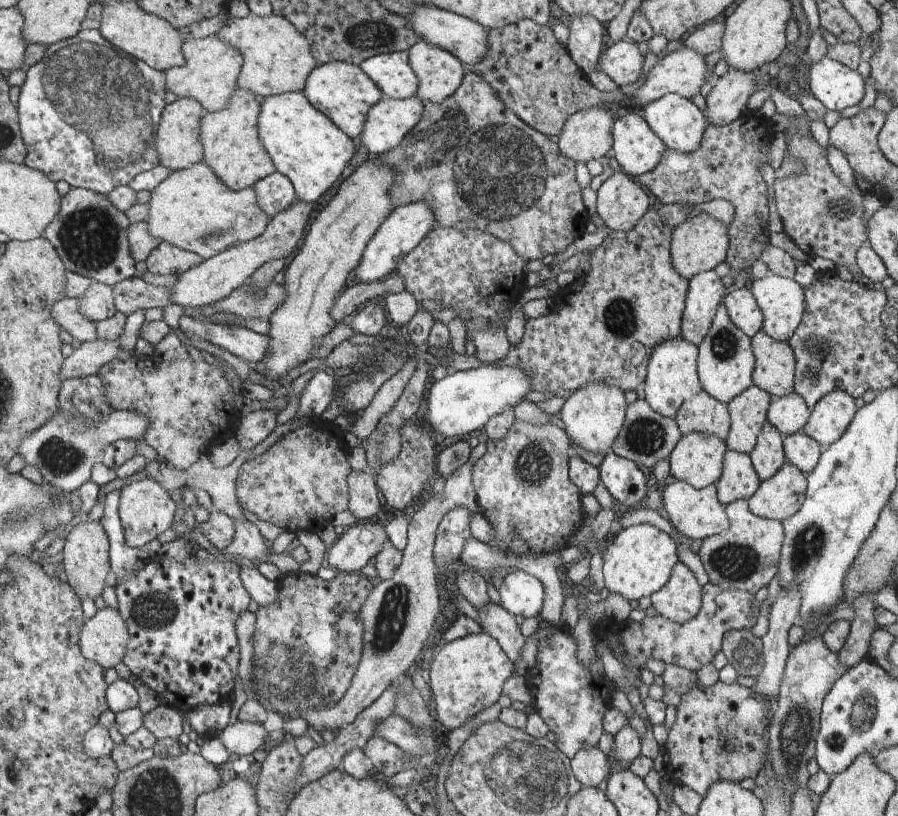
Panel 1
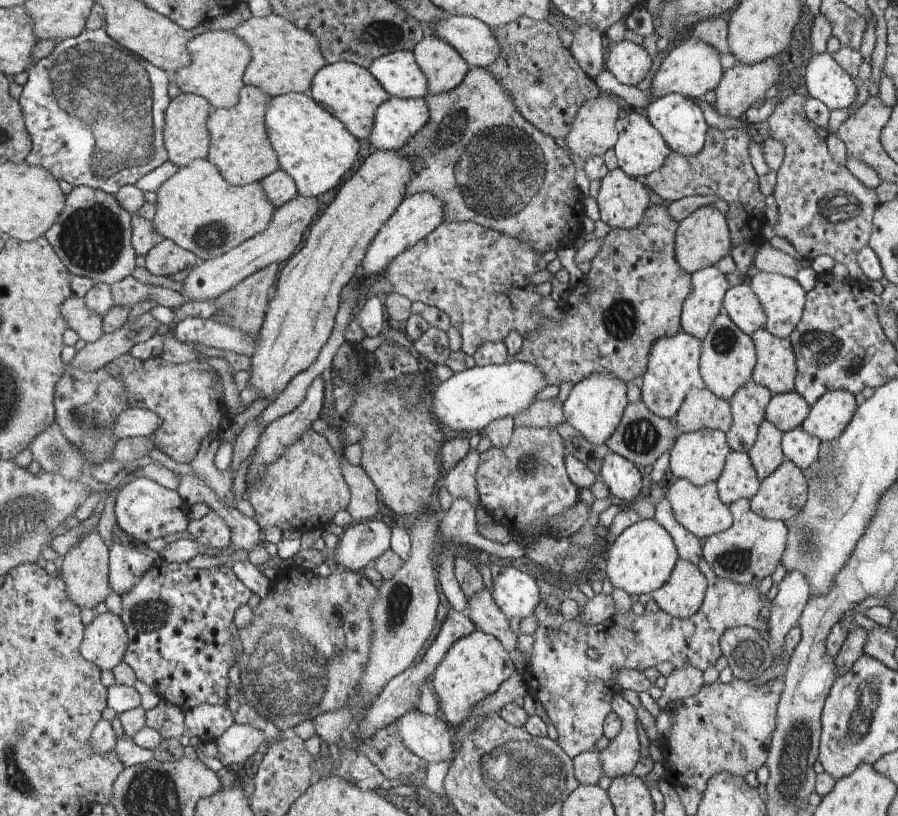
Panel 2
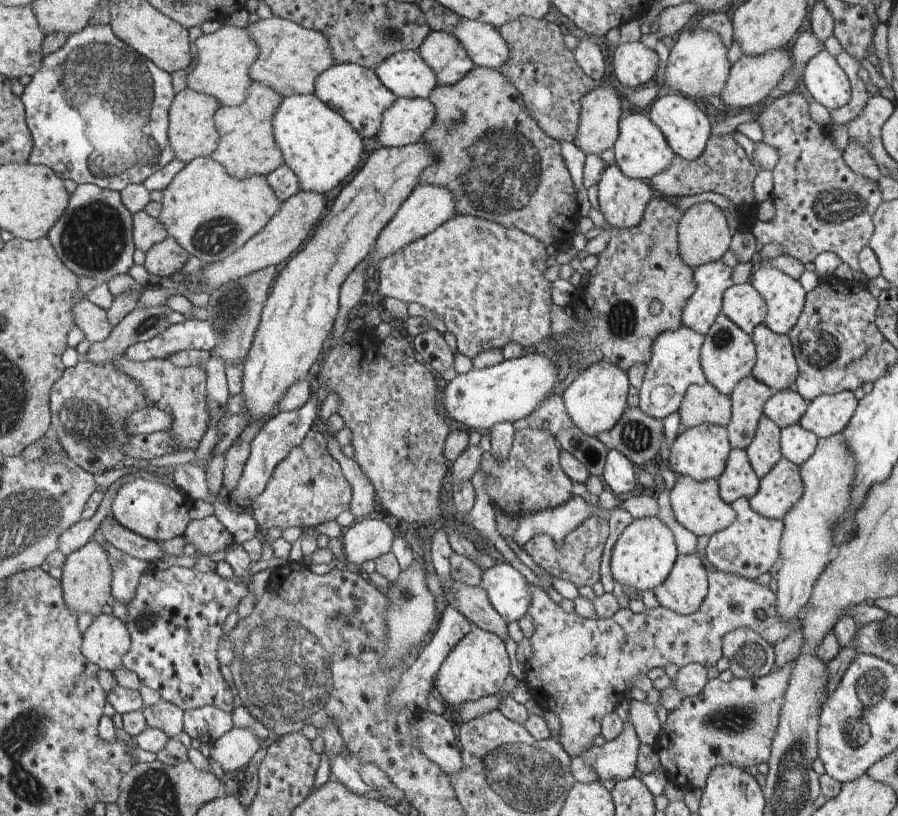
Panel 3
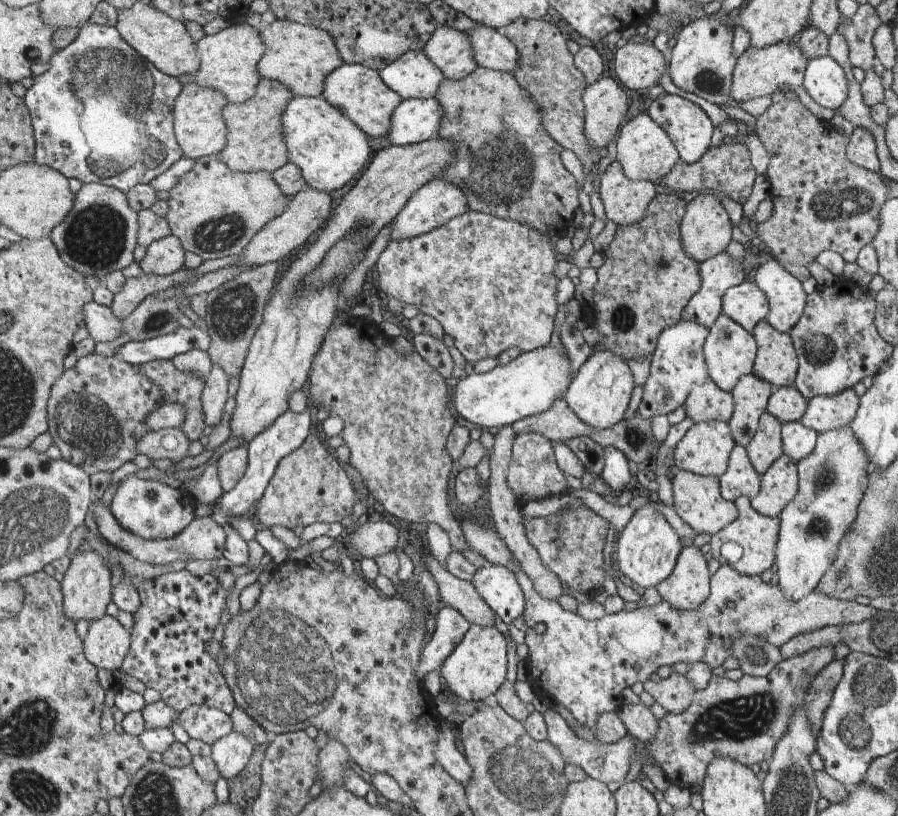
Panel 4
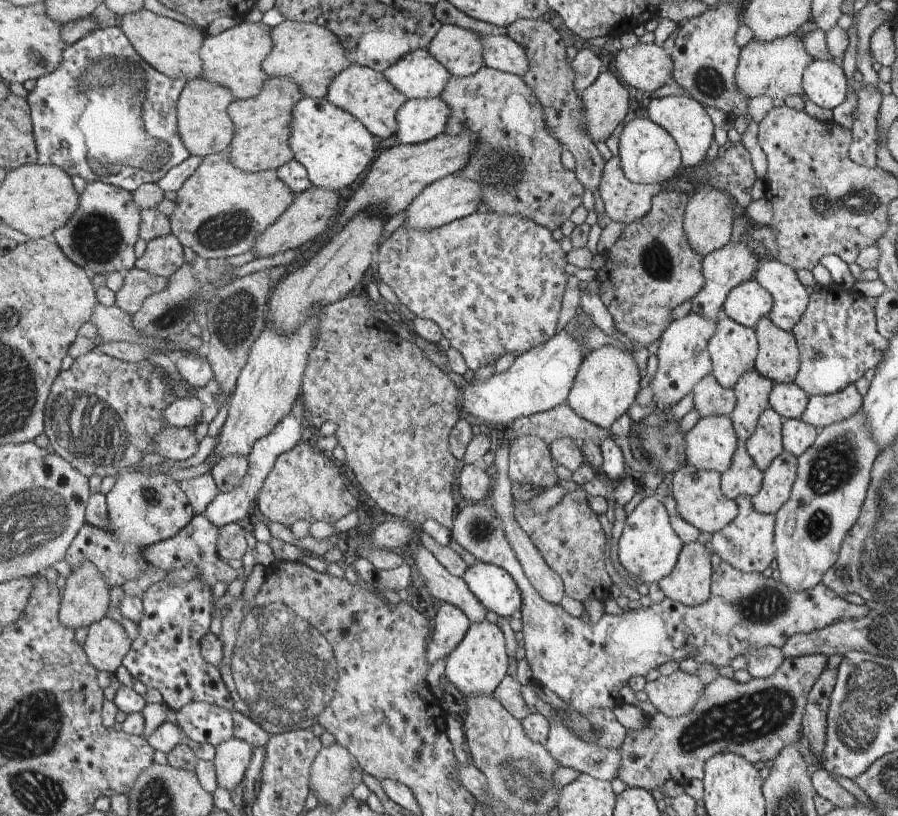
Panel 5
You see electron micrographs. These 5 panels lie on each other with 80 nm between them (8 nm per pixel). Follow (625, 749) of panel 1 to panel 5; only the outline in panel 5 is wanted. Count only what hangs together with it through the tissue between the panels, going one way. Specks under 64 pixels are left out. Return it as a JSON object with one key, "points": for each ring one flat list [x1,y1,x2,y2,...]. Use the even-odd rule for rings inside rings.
{"points":[[553,718,549,722,548,735,543,746,558,767,569,767,602,781,615,778,621,761,621,754,617,749,598,747,595,743,587,744]]}

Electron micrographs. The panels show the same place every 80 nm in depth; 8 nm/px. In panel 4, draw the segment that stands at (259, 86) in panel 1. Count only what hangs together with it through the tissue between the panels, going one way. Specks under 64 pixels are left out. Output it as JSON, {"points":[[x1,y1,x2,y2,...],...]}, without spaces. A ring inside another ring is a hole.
{"points":[[276,18,271,24,261,24,259,36,266,44,266,52,258,62,258,75,283,83,295,96,321,96,326,76,344,63,334,39,323,29]]}

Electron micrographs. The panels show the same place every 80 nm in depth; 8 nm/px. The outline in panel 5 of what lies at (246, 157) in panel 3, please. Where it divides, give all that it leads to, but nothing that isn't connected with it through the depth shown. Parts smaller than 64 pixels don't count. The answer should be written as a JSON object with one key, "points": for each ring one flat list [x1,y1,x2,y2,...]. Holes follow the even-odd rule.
{"points":[[271,77,265,85,262,86,262,92,257,96,239,99,231,102,228,114,235,126,234,138,225,150,227,158,242,171,248,173,256,173,266,170,277,170,281,165,285,165,294,158,293,150,289,142,291,140,291,120,292,110,294,110,295,103,303,98,303,90,300,86,289,77]]}

